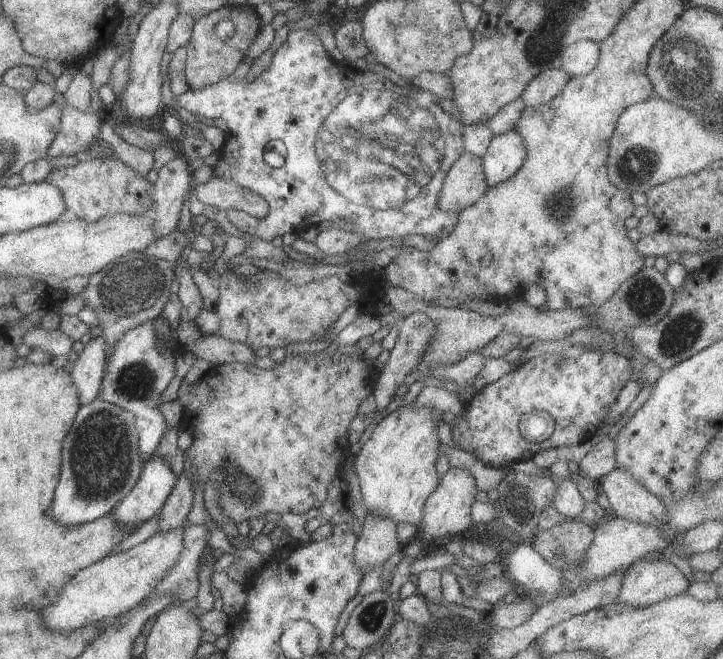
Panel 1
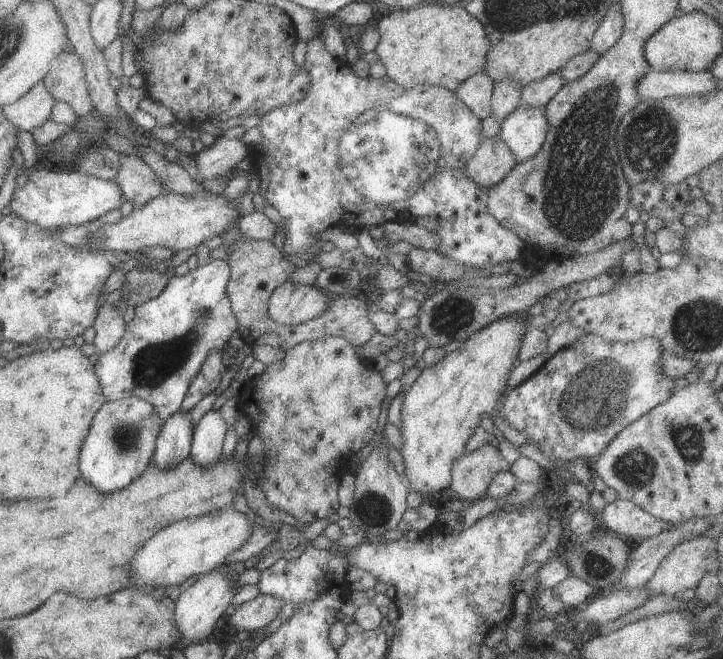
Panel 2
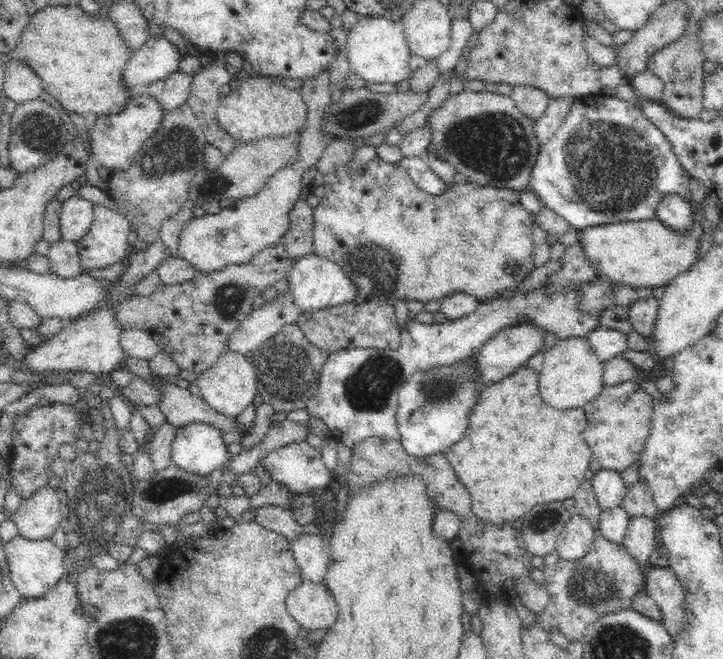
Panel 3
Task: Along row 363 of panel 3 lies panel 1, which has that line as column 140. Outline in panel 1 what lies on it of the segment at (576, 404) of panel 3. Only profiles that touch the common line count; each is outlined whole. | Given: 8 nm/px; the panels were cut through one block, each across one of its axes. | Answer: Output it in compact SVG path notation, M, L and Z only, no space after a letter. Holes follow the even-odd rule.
M189 522L180 529L173 529L169 532L158 532L151 538L138 544L131 550L126 550L114 556L107 555L104 559L95 564L80 570L57 595L57 601L49 603L40 610L41 620L52 633L68 633L88 624L98 623L103 619L116 619L121 614L132 611L138 607L159 584L159 581L172 569L181 556L183 550L183 530L189 526Z

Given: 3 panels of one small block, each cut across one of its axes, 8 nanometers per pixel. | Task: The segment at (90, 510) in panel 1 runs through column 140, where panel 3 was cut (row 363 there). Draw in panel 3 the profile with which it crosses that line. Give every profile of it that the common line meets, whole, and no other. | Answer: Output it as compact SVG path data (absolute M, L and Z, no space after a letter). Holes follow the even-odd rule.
M476 355L450 367L413 373L399 390L399 408L395 417L400 433L399 441L405 453L415 458L426 458L462 440L472 408L478 404L478 396L484 386L476 369Z

